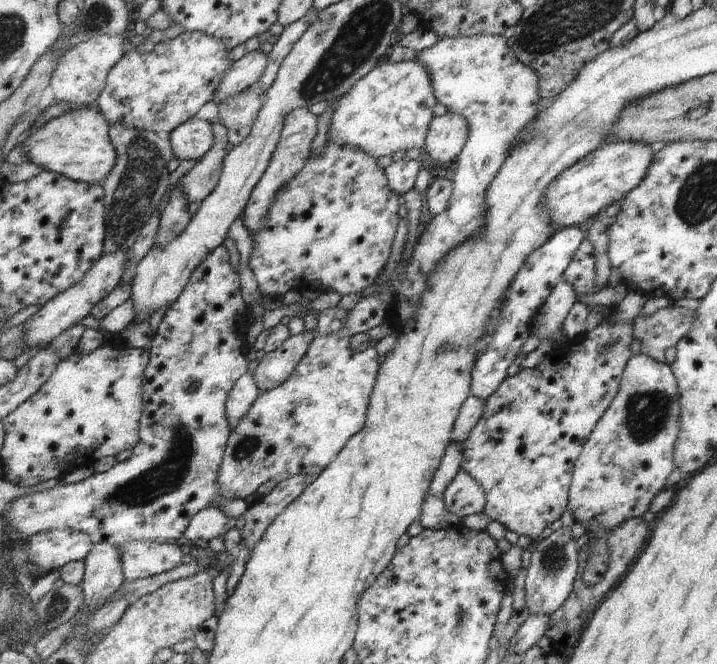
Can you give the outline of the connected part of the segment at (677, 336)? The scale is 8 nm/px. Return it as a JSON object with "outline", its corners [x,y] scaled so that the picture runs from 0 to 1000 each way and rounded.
{"outline":[[[933,461],[907,476],[894,471],[884,482],[884,509],[893,512],[894,530],[914,542],[930,545],[929,530],[958,503],[969,468],[954,462]]]}

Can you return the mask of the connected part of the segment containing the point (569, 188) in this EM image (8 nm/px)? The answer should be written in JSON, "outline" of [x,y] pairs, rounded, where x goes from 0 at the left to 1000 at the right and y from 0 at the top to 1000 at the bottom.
{"outline":[[[888,212],[844,214],[782,261],[759,292],[759,312],[768,321],[774,343],[813,340],[847,310],[870,301],[877,289],[898,274],[915,238],[915,226],[907,217]]]}

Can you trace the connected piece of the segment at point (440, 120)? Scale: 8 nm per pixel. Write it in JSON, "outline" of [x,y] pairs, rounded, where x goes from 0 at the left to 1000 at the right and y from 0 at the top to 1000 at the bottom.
{"outline":[[[625,167],[603,181],[591,226],[612,245],[635,244],[651,217],[654,200],[653,181]]]}

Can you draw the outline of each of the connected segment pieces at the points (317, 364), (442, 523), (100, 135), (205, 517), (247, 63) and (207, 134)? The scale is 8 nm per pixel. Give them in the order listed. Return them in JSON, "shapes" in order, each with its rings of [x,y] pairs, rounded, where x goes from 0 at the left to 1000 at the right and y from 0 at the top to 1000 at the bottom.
{"shapes":[[[[561,328],[555,337],[547,384],[531,413],[536,416],[536,422],[527,440],[519,447],[505,446],[506,450],[488,468],[481,491],[473,500],[455,508],[442,502],[431,527],[427,529],[427,535],[420,541],[400,575],[389,584],[363,593],[353,607],[347,623],[340,627],[340,633],[324,649],[304,723],[307,750],[311,755],[340,752],[350,744],[357,744],[356,741],[364,735],[364,729],[370,729],[375,723],[391,727],[407,717],[446,715],[484,672],[487,663],[509,645],[519,590],[530,559],[531,524],[517,518],[513,526],[497,532],[491,526],[491,509],[510,502],[512,497],[541,482],[540,470],[547,447],[541,425],[547,420],[554,399],[562,392],[561,384],[565,383],[565,367],[568,367],[568,352],[570,352],[568,337],[570,337],[568,328]]],[[[601,739],[593,748],[590,771],[583,786],[591,797],[609,798],[628,797],[644,789],[643,779],[633,776],[619,753]]],[[[114,161],[100,164],[89,173],[77,176],[60,185],[50,197],[40,197],[33,203],[31,224],[38,230],[39,241],[50,248],[59,250],[63,258],[74,258],[107,274],[124,277],[142,277],[156,262],[158,253],[163,247],[163,224],[160,223],[156,206],[153,205],[153,187],[148,175],[131,161]]],[[[294,762],[285,765],[266,782],[257,807],[268,816],[278,810],[291,815],[317,804],[321,791],[324,783],[315,771],[303,762]]],[[[365,74],[343,80],[325,95],[324,104],[301,136],[301,146],[294,152],[307,155],[321,145],[353,133],[367,117],[375,95],[377,81],[370,81]]],[[[272,178],[233,203],[248,241],[279,241],[296,226],[301,209],[297,187]]]]}

